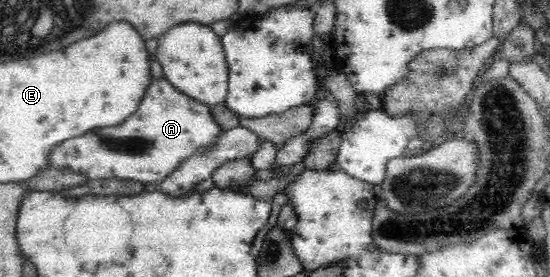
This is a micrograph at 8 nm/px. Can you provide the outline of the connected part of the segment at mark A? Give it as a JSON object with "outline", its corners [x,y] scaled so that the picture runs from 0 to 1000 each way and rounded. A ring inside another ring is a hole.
{"outline":[[[302,278],[278,282],[249,404],[218,451],[165,466],[100,527],[89,599],[151,628],[165,646],[238,646],[260,664],[293,664],[345,567],[384,545],[402,484],[384,386],[331,339]]]}

